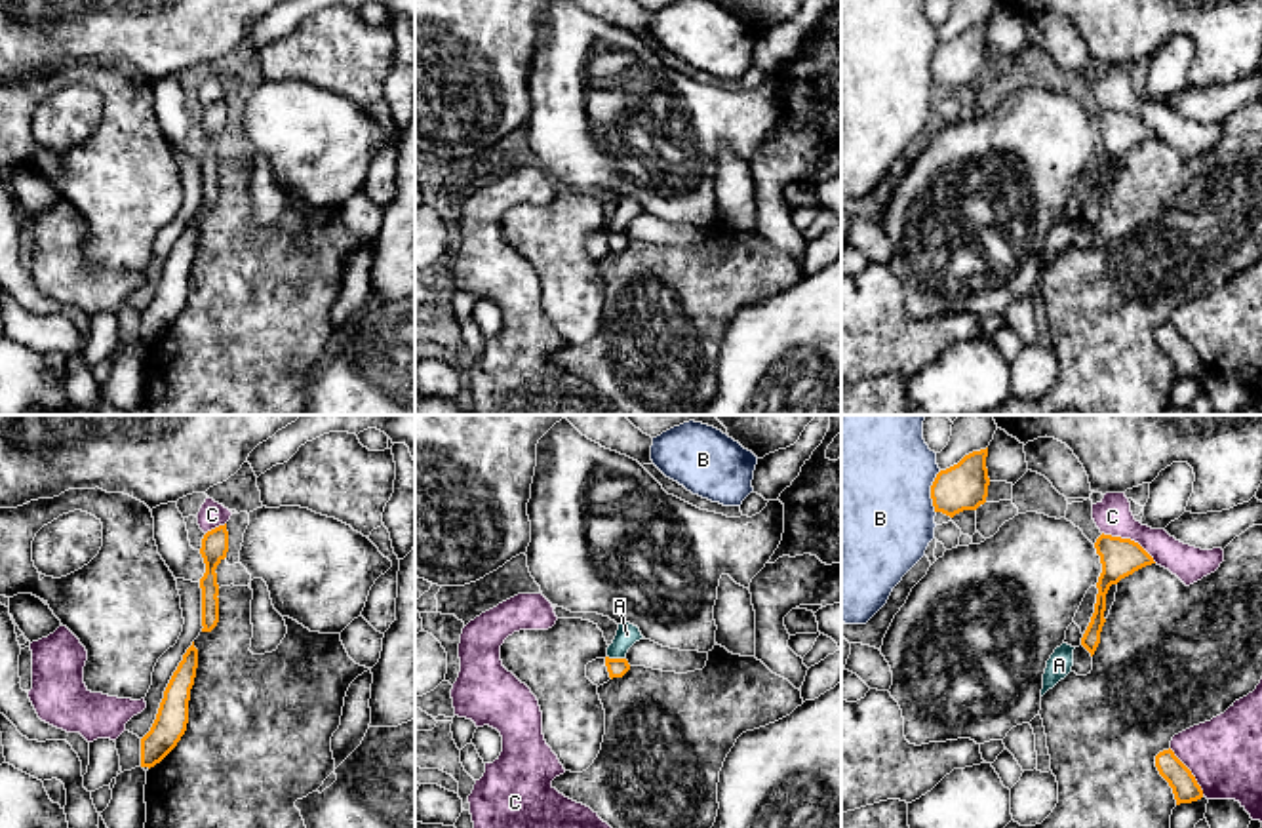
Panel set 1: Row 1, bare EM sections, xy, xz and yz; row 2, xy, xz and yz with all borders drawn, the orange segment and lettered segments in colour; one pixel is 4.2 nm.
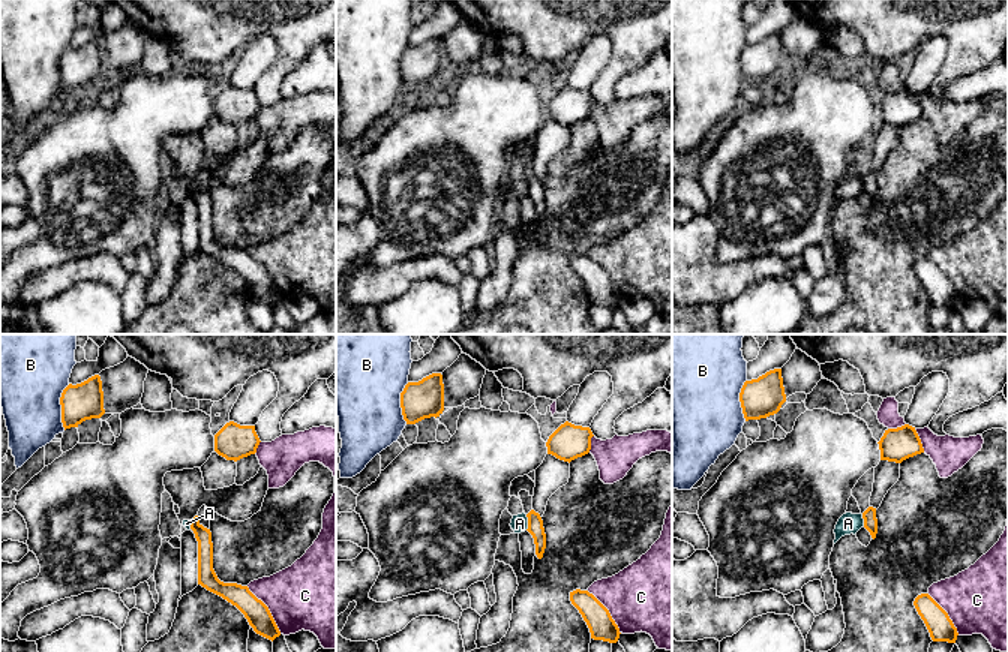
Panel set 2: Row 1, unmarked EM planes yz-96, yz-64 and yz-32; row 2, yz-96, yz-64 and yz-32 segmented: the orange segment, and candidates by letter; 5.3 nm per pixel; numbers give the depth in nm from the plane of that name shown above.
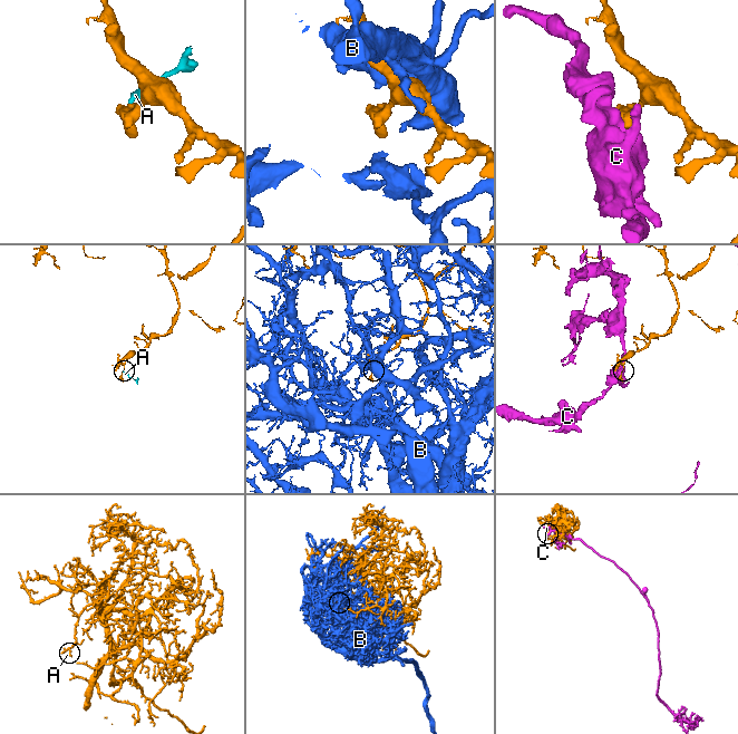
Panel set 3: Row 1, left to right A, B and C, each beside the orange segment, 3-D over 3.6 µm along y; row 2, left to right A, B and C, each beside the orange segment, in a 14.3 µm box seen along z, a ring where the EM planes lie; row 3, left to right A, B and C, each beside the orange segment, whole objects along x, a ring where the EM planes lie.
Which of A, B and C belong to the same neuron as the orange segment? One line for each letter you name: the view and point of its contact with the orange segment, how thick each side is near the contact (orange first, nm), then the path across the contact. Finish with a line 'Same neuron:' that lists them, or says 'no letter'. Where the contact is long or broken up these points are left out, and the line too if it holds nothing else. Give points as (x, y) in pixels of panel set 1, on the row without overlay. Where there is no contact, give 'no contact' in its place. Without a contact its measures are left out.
Same neuron: no letter

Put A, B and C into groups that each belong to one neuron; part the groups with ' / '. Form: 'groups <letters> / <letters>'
groups A / B / C

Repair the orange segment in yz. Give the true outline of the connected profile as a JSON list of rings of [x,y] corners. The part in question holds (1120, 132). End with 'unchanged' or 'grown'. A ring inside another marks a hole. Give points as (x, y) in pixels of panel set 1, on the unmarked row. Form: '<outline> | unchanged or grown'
[[[1100,108],[1094,116],[1096,128],[1100,129],[1102,147],[1098,150],[1096,177],[1091,196],[1081,211],[1081,219],[1094,228],[1100,217],[1100,206],[1106,196],[1106,168],[1112,158],[1117,158],[1121,152],[1133,148],[1134,145],[1155,137],[1154,131],[1134,114]]] | unchanged

